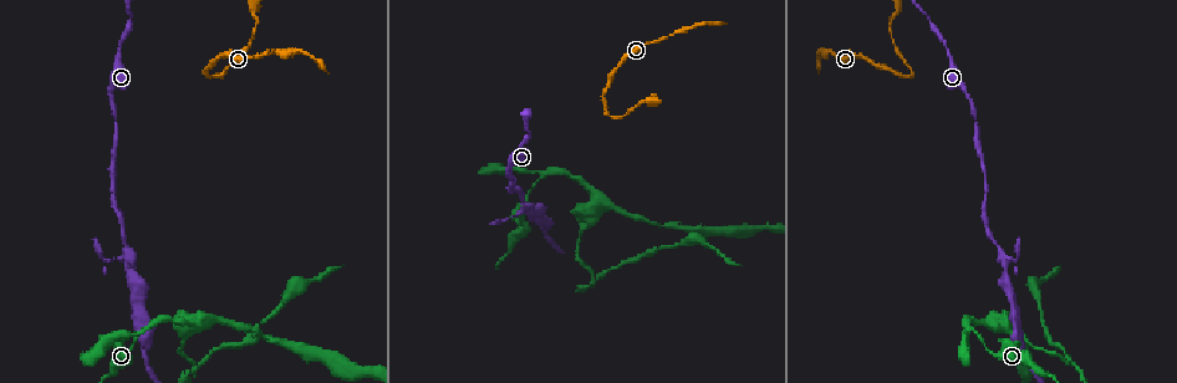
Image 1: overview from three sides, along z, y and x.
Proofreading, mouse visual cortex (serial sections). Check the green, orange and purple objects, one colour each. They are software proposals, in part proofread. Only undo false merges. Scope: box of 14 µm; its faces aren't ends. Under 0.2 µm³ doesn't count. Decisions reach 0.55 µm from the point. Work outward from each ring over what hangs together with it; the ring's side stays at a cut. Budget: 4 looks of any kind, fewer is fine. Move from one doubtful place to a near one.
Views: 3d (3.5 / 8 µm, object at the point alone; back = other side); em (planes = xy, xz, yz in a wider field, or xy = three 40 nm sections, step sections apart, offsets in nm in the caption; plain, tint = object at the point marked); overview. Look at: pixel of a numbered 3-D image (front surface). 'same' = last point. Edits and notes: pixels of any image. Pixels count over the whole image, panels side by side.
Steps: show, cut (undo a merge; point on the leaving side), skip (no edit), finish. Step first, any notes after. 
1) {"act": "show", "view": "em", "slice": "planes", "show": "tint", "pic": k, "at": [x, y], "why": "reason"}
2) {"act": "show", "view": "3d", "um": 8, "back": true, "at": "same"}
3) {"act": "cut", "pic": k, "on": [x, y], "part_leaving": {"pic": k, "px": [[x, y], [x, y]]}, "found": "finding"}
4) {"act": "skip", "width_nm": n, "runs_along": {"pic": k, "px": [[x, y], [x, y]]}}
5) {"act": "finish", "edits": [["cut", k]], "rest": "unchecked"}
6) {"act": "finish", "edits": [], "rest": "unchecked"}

{"act": "show", "view": "3d", "um": 3.5, "pic": 1, "at": [913, 76], "why": "abrupt turn"}

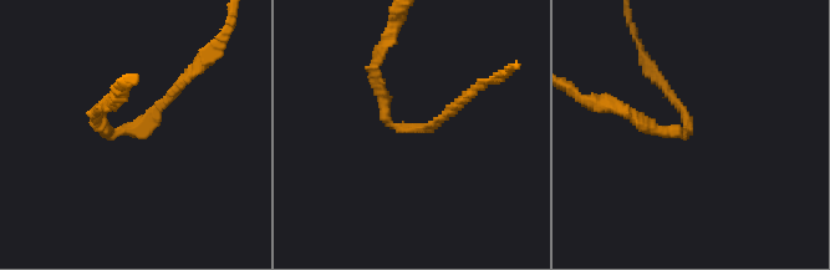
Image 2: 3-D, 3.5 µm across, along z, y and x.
{"act": "skip", "runs_along": {"pic": 2, "px": [[100, 107], [103, 131], [133, 131], [179, 85]]}, "found": "continuous, no second cell"}

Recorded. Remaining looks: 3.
{"act": "show", "view": "3d", "um": 3.5, "pic": 1, "at": [968, 329], "why": "three arms meet"}

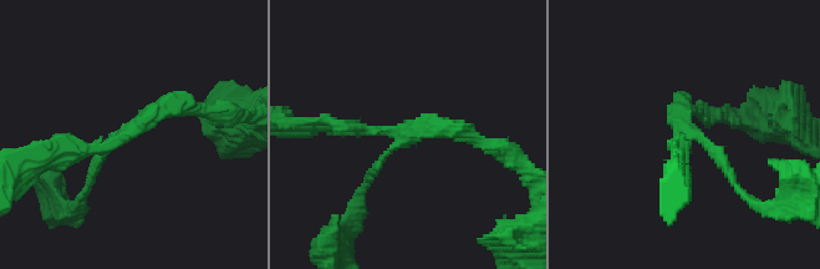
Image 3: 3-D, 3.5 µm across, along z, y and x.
{"act": "show", "view": "em", "slice": "xy", "step": 1, "show": "tint", "pic": 3, "at": [400, 141], "arms": 3, "arm_widths_nm": [150, 200, 250], "why": "shape alone is not enough"}

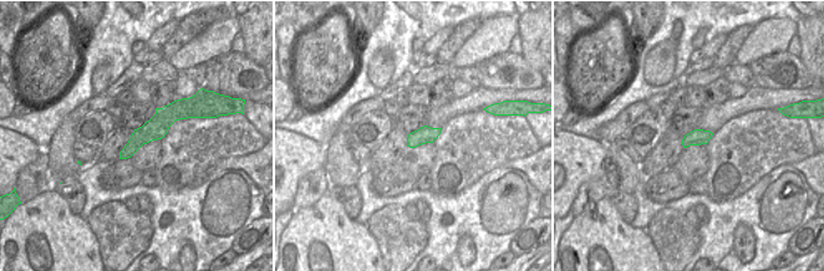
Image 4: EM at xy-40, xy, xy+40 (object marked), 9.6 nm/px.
{"act": "skip", "width_nm": 170, "runs_along": {"pic": 4, "px": [[182, 114], [168, 114], [122, 156]]}, "found": "one cell here"}

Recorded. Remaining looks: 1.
{"act": "finish", "edits": [], "rest": "unchecked"}

